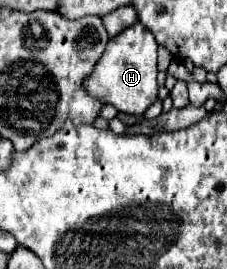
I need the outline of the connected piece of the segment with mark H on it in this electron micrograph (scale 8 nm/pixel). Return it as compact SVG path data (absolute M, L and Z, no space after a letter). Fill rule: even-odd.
M141 22L131 24L115 38L109 38L103 56L95 64L91 78L85 82L87 92L95 98L103 98L107 104L113 104L119 112L133 116L143 114L157 100L157 48L159 44L147 26Z

